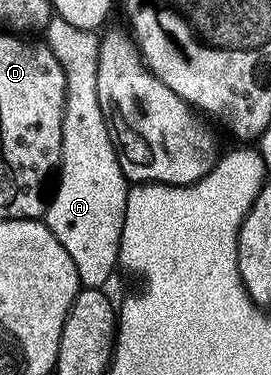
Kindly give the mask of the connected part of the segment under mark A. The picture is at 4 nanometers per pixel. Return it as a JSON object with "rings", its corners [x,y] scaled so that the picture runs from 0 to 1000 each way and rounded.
{"rings":[[[221,56],[214,72],[170,99],[170,115],[236,181],[251,261],[236,272],[214,480],[155,587],[214,648],[244,659],[244,680],[273,691],[299,757],[332,771],[387,768],[443,693],[443,629],[480,485],[428,413],[395,309],[362,275],[369,99],[336,77],[273,72],[273,61]]]}

